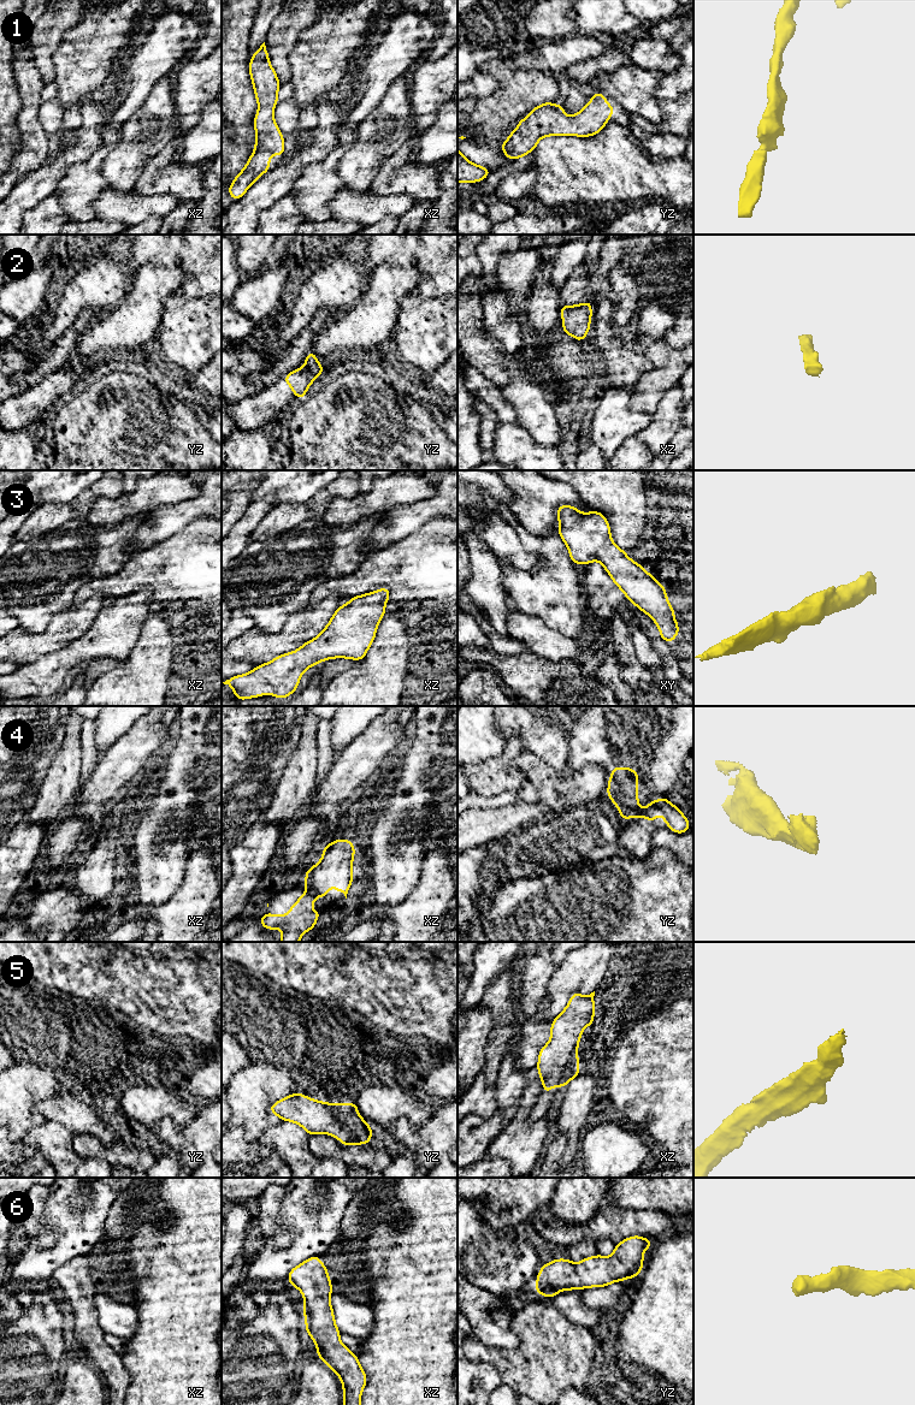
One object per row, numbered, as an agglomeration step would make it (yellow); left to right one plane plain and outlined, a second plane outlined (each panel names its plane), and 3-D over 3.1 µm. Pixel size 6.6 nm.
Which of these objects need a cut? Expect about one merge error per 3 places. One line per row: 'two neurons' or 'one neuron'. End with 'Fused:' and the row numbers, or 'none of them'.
1: one neuron
2: one neuron
3: one neuron
4: two neurons
5: one neuron
6: one neuron
Fused: 4

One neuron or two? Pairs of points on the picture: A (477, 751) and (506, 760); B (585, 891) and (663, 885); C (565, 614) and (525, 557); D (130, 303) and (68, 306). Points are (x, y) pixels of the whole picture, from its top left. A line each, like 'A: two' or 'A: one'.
A: two
B: one
C: two
D: two

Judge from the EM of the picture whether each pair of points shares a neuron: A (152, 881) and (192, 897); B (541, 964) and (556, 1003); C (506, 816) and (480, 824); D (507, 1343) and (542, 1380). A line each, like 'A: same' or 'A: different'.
A: different
B: different
C: same
D: different

